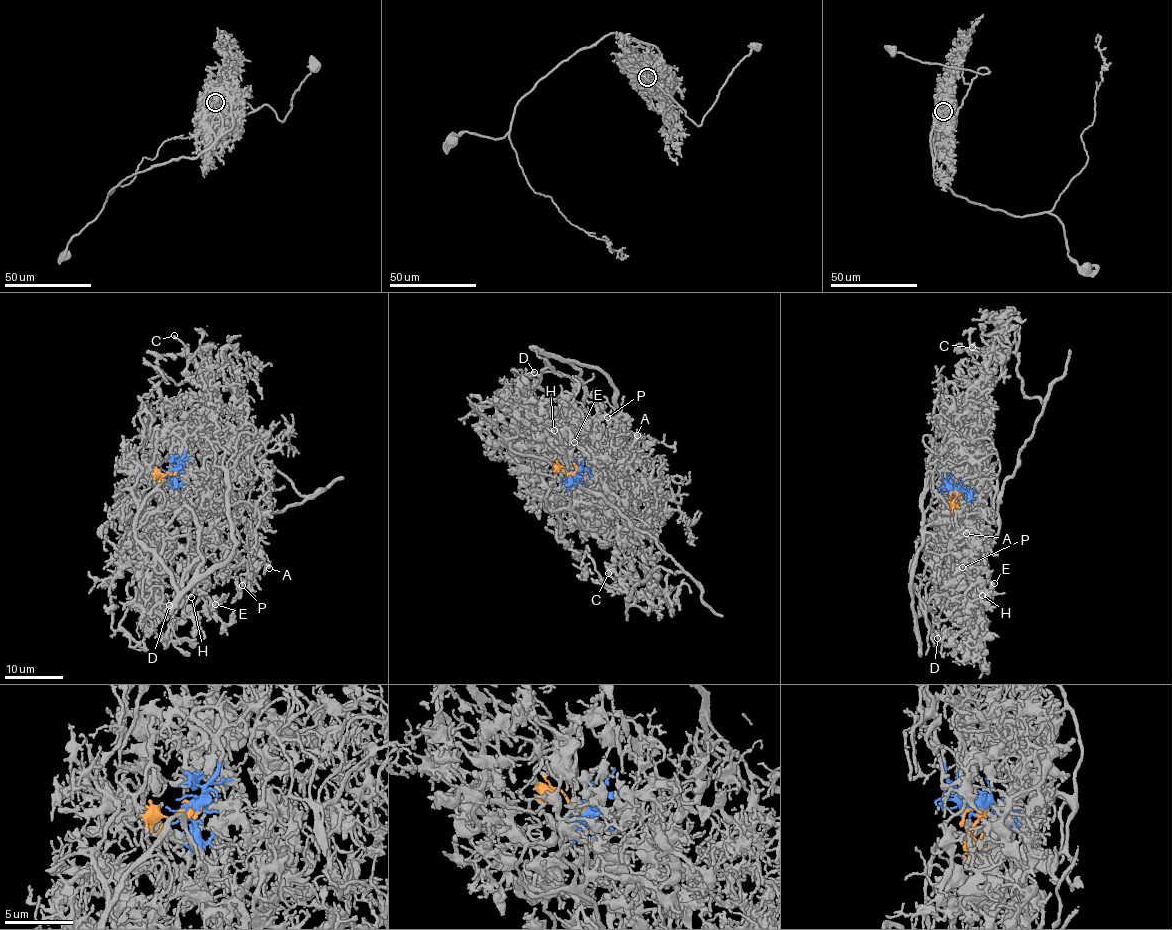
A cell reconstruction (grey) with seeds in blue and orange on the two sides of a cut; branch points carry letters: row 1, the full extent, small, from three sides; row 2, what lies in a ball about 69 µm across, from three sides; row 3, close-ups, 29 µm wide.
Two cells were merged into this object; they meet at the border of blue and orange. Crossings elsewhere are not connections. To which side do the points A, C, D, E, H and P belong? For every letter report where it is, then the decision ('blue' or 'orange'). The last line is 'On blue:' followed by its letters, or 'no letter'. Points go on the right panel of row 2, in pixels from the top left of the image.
A: (966, 533) | blue
C: (972, 347) | orange
D: (937, 638) | blue
E: (994, 583) | orange
H: (982, 595) | orange
P: (962, 567) | blue
On blue: A, D, P

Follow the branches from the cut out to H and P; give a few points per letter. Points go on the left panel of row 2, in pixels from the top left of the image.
H: (173, 470), (161, 473), (159, 491), (146, 494), (144, 504), (171, 502), (200, 539), (176, 576), (191, 596)
P: (173, 470), (179, 503), (196, 505), (214, 525), (209, 537), (215, 545), (252, 568), (242, 586)

